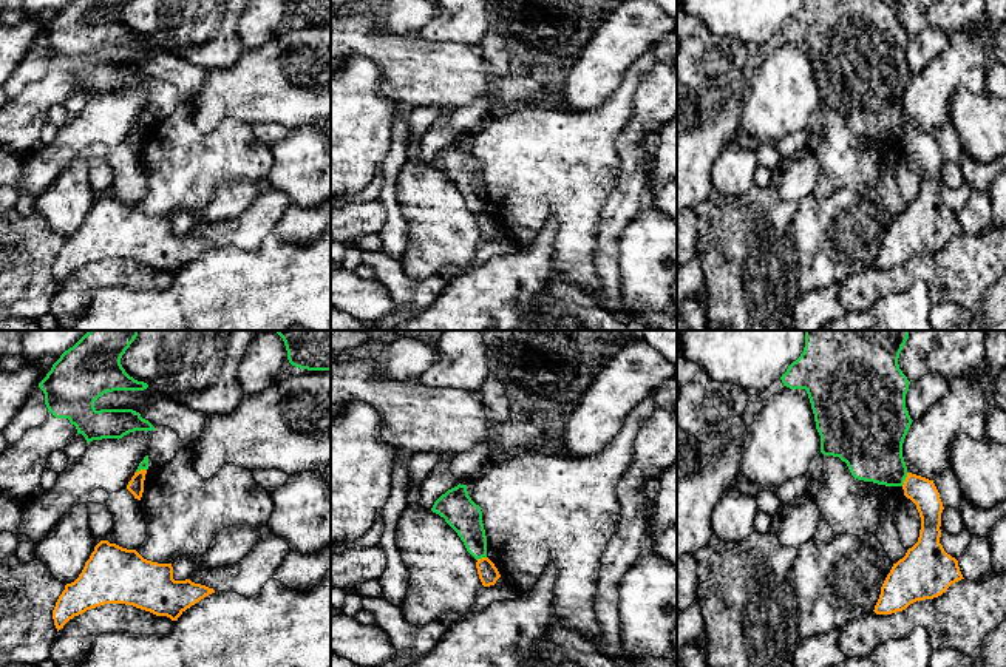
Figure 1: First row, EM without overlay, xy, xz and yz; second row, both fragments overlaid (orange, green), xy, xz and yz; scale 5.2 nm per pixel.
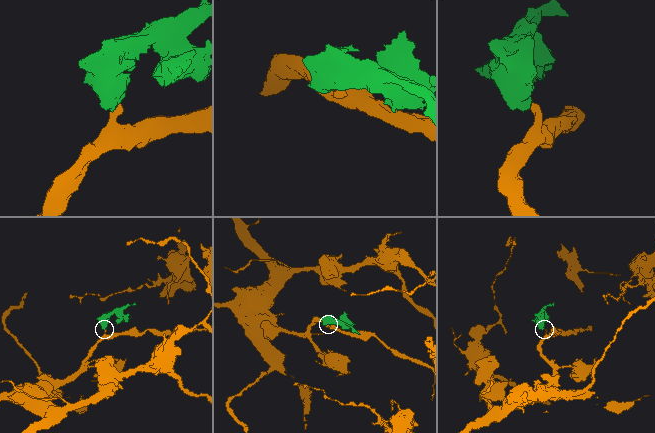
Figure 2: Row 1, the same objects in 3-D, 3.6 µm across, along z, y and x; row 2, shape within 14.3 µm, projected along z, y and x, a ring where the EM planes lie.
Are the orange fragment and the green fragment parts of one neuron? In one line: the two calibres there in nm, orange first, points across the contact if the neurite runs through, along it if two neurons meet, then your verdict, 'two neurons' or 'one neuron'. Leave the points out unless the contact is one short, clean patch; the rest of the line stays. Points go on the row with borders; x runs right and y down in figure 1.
calibres 150 and 320 nm; border yz (907, 473), (901, 485); two neurons

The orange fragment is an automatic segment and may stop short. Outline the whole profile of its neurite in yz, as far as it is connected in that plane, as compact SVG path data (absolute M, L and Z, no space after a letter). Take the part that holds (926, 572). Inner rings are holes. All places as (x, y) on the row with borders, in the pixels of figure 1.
M907 472L902 489L919 513L919 537L887 574L873 610L876 615L892 615L916 601L938 598L964 579L958 560L940 543L944 506L933 480Z

